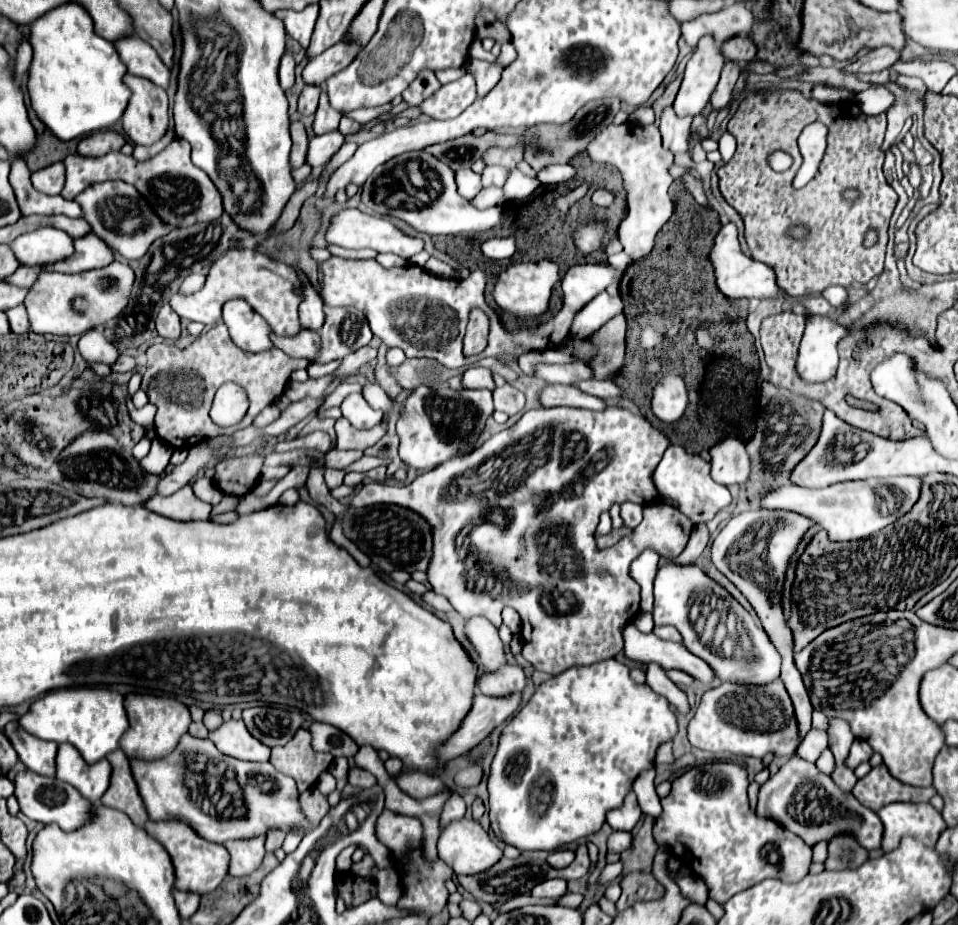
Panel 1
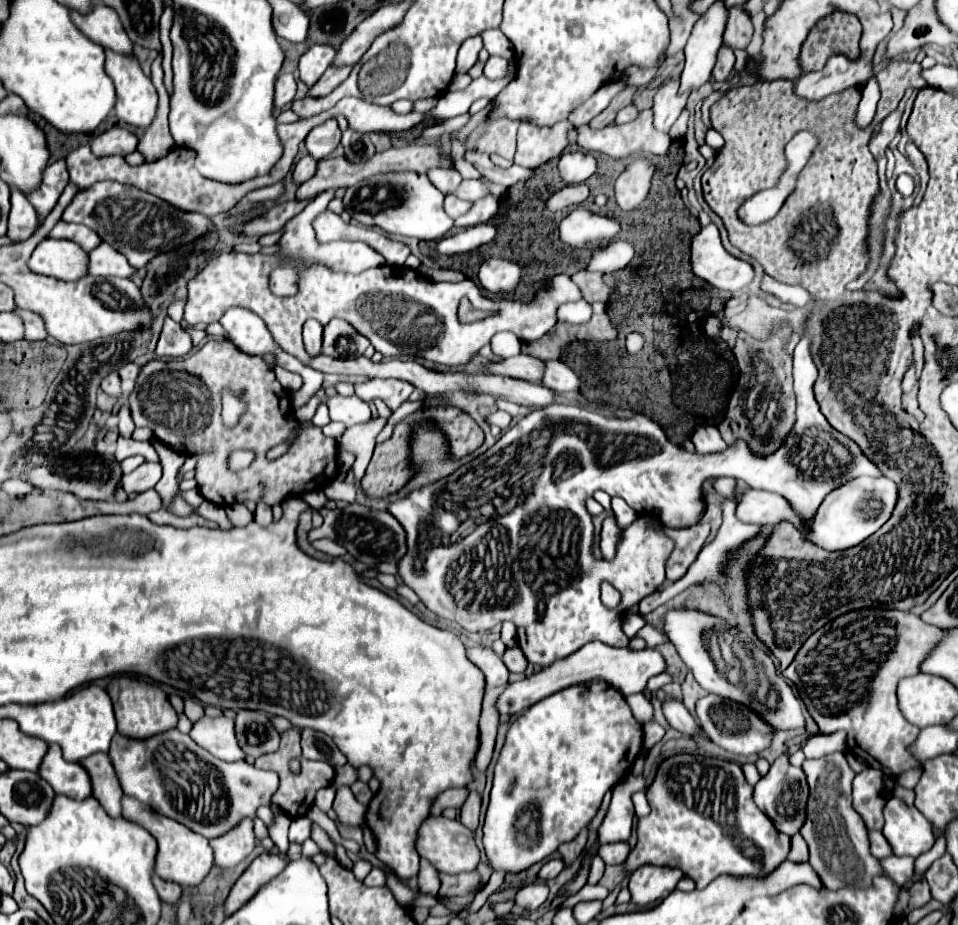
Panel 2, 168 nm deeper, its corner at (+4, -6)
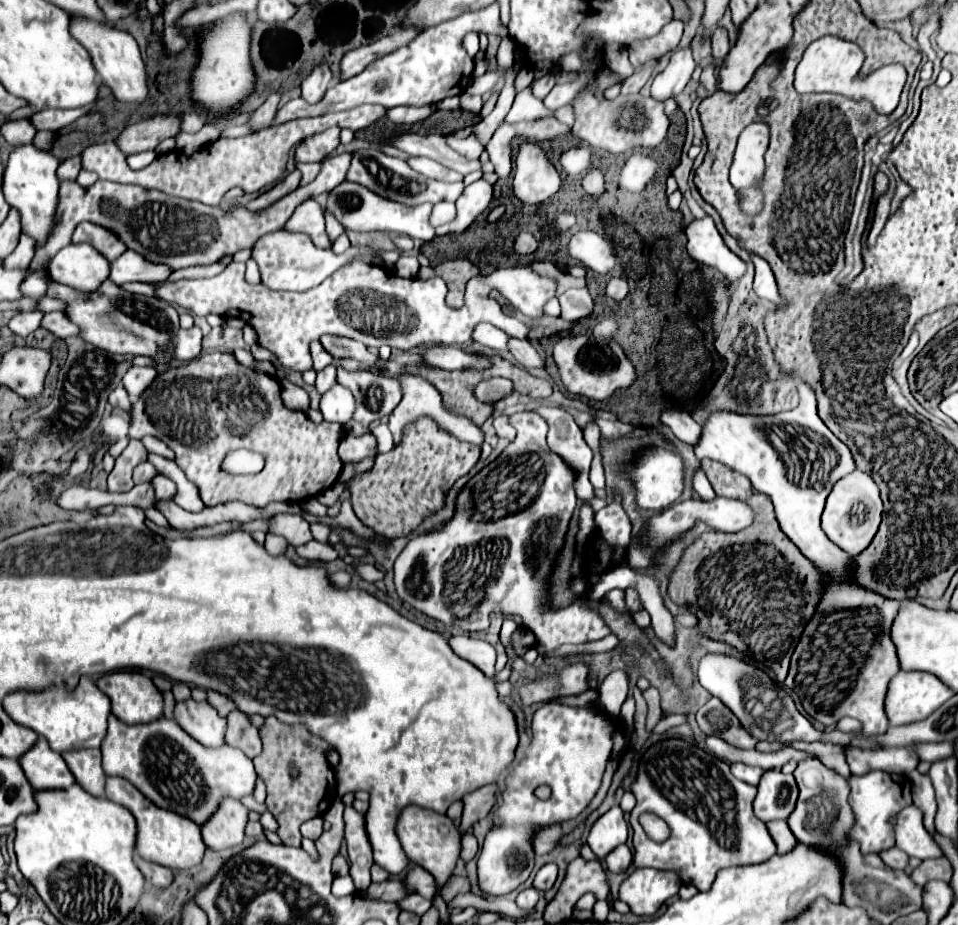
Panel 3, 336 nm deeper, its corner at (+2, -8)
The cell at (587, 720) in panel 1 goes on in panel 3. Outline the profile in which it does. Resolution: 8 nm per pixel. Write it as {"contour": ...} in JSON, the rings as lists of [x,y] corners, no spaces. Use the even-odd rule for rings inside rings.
{"contour":[[[545,703],[531,721],[531,741],[525,759],[505,779],[503,801],[497,805],[493,825],[485,837],[477,871],[479,889],[493,897],[515,891],[527,881],[535,867],[533,837],[537,831],[579,817],[601,787],[605,767],[613,751],[613,733],[621,729],[621,719],[591,707],[569,707]],[[549,785],[551,797],[541,801],[533,795],[535,787]]]}

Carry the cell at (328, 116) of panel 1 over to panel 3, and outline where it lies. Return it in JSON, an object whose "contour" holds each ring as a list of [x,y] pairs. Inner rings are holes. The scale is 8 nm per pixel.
{"contour":[[[331,127],[329,131],[303,139],[295,151],[295,161],[299,163],[323,161],[327,155],[331,155],[337,149],[337,145],[339,145],[339,129]]]}

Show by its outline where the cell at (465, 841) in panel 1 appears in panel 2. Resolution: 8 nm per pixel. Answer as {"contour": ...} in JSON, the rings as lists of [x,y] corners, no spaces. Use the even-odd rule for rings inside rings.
{"contour":[[[443,815],[437,817],[427,817],[415,839],[415,849],[421,857],[425,857],[437,871],[443,873],[461,873],[461,871],[475,871],[479,863],[479,849],[473,841],[473,833],[465,829],[457,819],[447,819]]]}

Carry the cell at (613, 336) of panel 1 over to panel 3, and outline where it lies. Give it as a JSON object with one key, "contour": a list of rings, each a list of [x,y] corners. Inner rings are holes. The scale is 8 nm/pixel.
{"contour":[[[545,315],[529,323],[531,331],[529,332],[528,339],[539,341],[542,338],[555,335],[555,333],[567,331],[575,323],[577,321],[565,321],[565,319],[561,319],[561,315],[557,318]]]}

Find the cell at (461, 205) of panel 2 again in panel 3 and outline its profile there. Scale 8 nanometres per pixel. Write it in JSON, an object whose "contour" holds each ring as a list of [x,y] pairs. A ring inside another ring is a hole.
{"contour":[[[437,203],[433,207],[433,215],[431,215],[431,221],[433,225],[443,225],[443,223],[449,223],[455,219],[455,203]]]}

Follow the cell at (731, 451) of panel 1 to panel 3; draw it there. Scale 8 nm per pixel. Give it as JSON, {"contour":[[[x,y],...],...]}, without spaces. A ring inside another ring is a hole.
{"contour":[[[675,409],[663,411],[661,421],[675,433],[677,439],[681,439],[689,445],[697,445],[701,433],[703,433],[703,427],[685,411],[675,411]]]}

